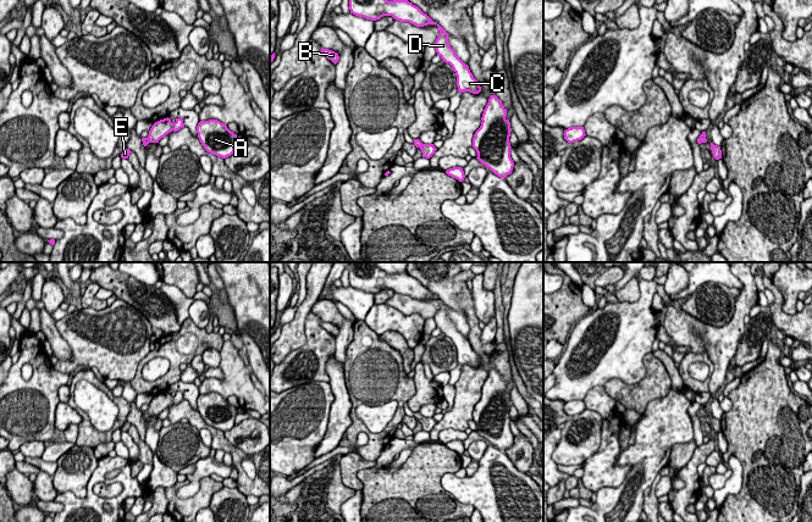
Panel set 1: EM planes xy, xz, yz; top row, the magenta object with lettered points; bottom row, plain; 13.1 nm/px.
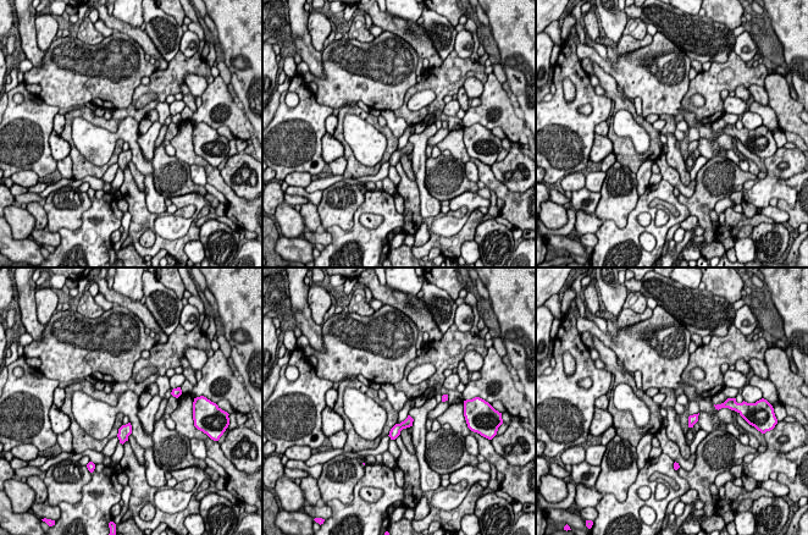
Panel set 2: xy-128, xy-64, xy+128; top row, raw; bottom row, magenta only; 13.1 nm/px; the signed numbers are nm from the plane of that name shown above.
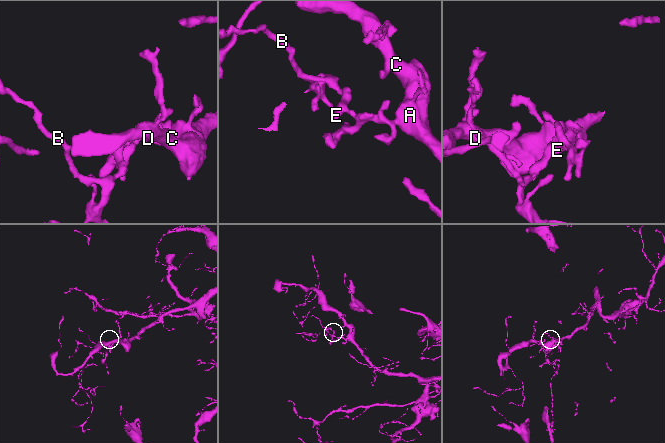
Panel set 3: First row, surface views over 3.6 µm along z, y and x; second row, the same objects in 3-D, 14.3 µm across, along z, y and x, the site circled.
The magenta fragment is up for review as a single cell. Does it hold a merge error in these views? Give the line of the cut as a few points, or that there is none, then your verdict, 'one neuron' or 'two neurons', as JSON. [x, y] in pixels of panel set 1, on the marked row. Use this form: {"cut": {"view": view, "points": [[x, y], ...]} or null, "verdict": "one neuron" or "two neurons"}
{"cut": null, "verdict": "one neuron"}

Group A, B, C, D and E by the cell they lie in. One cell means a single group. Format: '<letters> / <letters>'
A B C D E

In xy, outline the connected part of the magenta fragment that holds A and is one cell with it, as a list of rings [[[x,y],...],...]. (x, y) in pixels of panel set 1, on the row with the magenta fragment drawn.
[[[217,120],[200,121],[197,126],[198,138],[204,149],[219,157],[226,159],[234,152],[237,134]]]

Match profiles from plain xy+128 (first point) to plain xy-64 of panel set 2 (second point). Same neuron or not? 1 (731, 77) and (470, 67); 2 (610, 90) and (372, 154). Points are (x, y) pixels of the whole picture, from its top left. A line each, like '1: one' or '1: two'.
1: one
2: two

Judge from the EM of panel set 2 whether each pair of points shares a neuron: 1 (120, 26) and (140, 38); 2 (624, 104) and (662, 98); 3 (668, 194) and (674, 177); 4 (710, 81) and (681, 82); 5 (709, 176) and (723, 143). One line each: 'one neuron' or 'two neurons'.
1: one neuron
2: two neurons
3: two neurons
4: two neurons
5: two neurons

